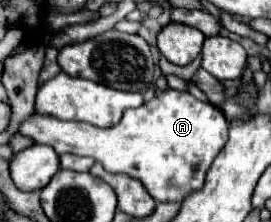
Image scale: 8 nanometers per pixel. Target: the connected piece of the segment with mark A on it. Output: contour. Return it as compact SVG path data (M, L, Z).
M168 89L138 109L126 109L122 121L110 129L32 113L20 123L18 133L30 137L38 145L54 147L58 155L74 153L92 157L110 173L124 173L140 179L156 201L182 201L204 185L206 171L228 141L228 127L218 107L202 103L186 91Z

